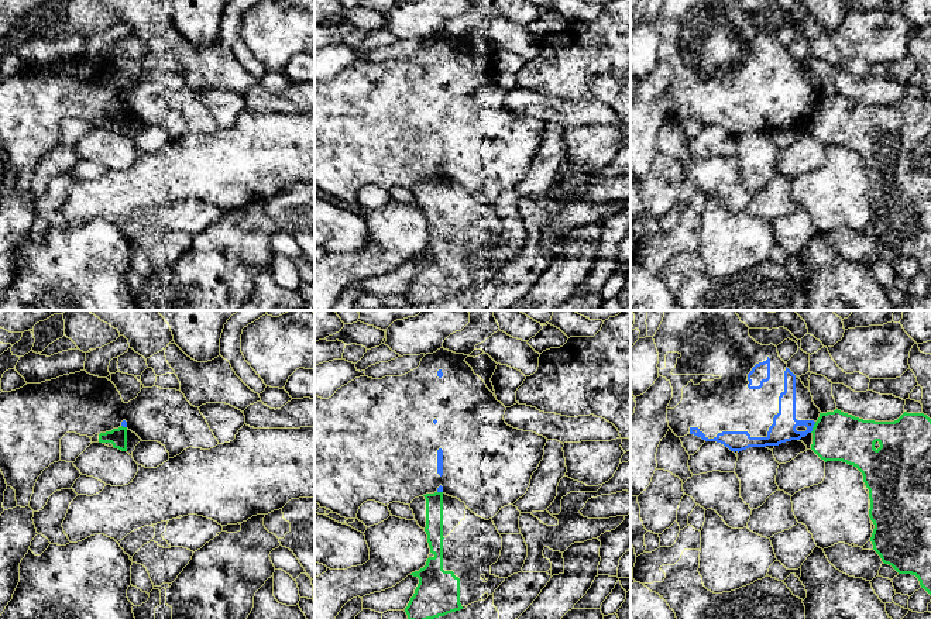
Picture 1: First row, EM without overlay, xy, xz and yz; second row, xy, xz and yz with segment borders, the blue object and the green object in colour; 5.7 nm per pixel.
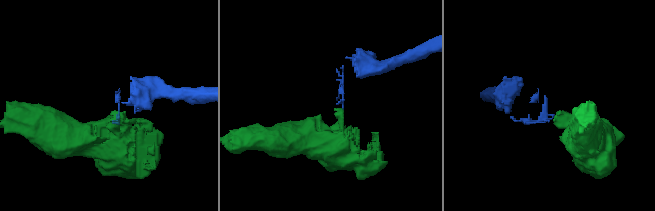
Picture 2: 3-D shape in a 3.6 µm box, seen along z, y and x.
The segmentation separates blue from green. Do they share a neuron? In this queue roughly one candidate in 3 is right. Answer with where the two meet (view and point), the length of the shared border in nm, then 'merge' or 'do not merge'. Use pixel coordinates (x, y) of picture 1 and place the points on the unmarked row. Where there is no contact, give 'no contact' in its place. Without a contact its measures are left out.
meets blue in yz at (813, 110); contact 70 nm long; do not merge

